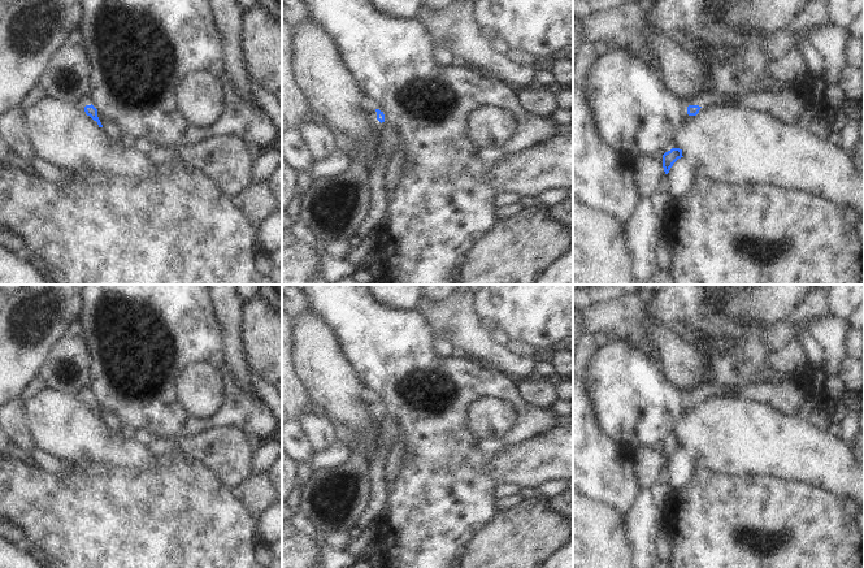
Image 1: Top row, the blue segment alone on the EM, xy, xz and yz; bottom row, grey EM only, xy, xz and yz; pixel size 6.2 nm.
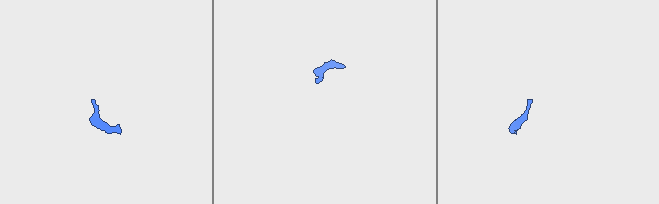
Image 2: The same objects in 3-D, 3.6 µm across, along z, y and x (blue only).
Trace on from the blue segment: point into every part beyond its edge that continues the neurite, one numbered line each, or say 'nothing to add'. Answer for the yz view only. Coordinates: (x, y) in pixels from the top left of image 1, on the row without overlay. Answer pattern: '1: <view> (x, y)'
1: yz (715, 390)

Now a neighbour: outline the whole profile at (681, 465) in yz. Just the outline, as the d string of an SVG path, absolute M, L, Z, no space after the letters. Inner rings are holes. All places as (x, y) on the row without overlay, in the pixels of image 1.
M681 448L673 455L668 467L672 490L677 490L691 480L695 463L687 451Z

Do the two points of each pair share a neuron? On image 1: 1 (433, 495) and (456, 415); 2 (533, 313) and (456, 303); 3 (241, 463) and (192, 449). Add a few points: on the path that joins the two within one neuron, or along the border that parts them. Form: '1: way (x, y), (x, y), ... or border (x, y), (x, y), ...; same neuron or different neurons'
1: way (444, 476), (444, 434); same neuron
2: border (473, 298), (477, 313), (486, 322); different neurons
3: way (229, 456), (224, 451), (204, 449); same neuron

